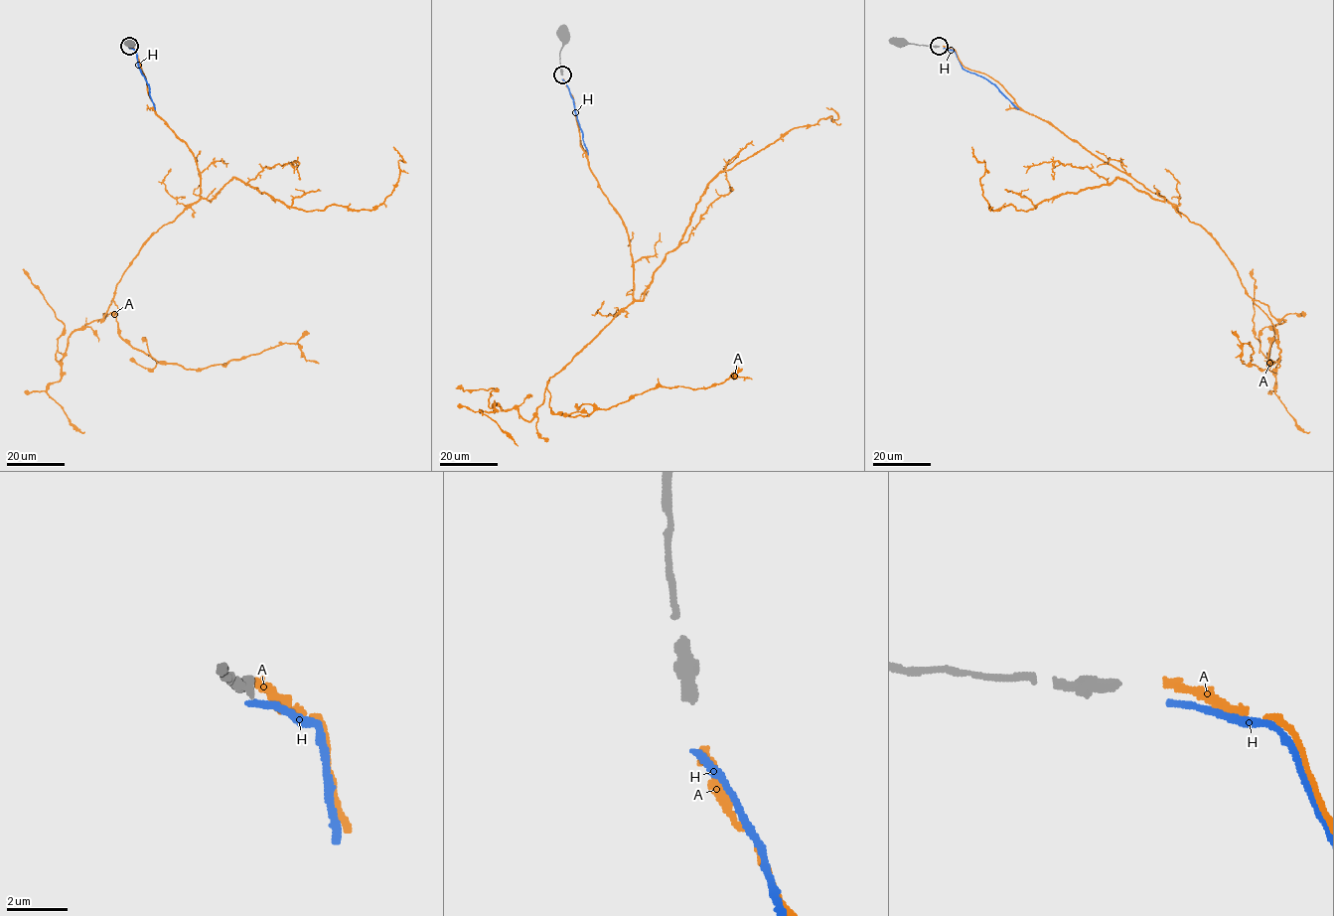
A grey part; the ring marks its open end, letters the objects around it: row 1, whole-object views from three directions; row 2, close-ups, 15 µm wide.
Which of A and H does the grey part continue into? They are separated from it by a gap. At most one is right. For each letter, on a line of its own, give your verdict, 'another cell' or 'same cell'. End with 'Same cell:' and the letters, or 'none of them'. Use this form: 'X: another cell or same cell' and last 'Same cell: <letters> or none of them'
A: same cell
H: another cell
Same cell: A

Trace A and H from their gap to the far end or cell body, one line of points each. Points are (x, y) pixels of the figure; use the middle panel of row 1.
A: (562, 78), (589, 165), (628, 234), (634, 289), (549, 379), (551, 411), (587, 415), (659, 386), (751, 379)
H: (562, 79), (573, 99), (588, 154)

